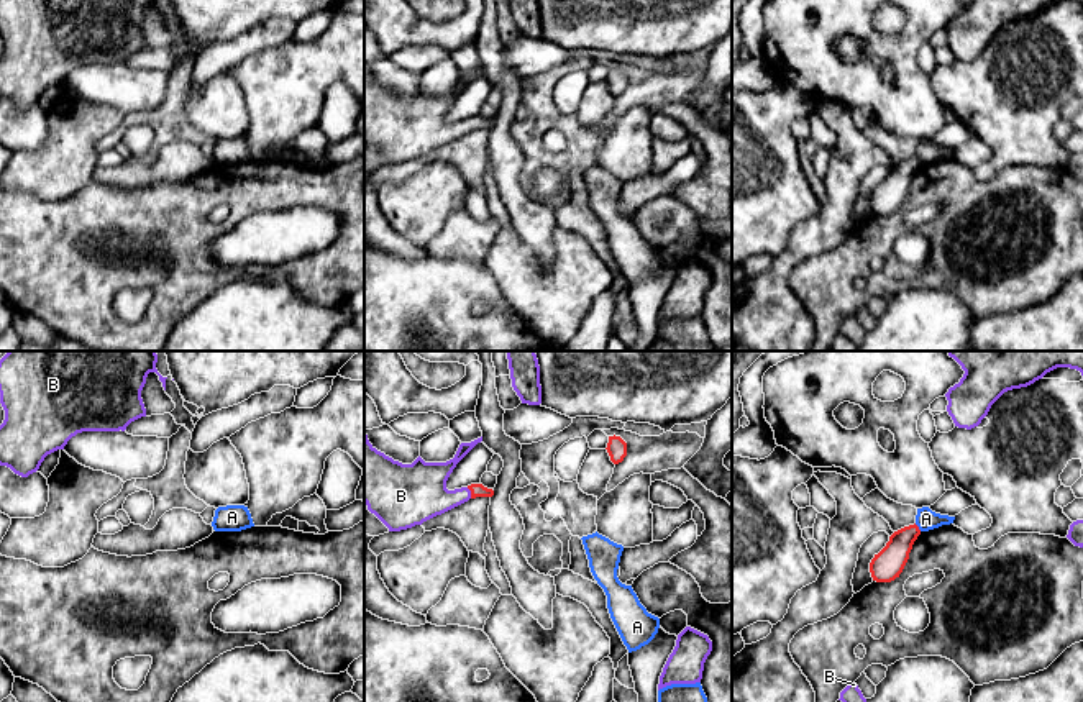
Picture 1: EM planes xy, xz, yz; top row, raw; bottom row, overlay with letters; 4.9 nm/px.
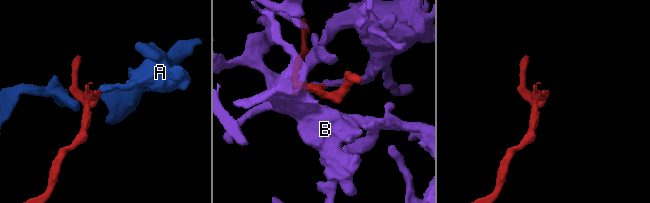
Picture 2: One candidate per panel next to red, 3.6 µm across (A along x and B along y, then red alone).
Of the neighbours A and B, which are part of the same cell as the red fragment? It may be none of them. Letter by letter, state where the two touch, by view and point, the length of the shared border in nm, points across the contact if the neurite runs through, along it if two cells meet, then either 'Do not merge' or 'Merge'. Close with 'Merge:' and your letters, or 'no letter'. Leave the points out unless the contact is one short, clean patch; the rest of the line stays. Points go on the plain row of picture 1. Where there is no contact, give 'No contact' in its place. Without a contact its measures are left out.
A: Touches red at yz (918, 159). Shared border 50 nm. Boundary: yz (914, 156), (921, 163). Do not merge
B: Touches red at xz (471, 125). Shared border 60 nm. Path across: xz (476, 122), (471, 125), (420, 125). Merge
Merge: B

